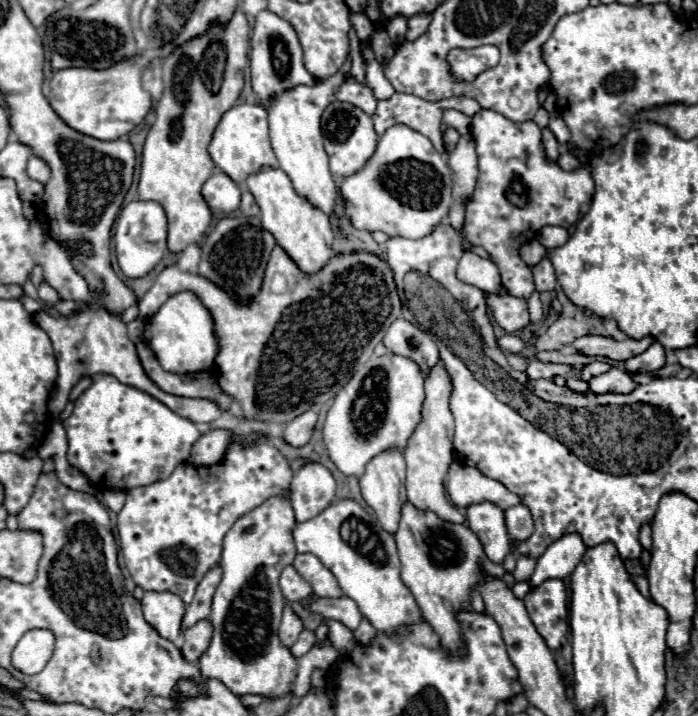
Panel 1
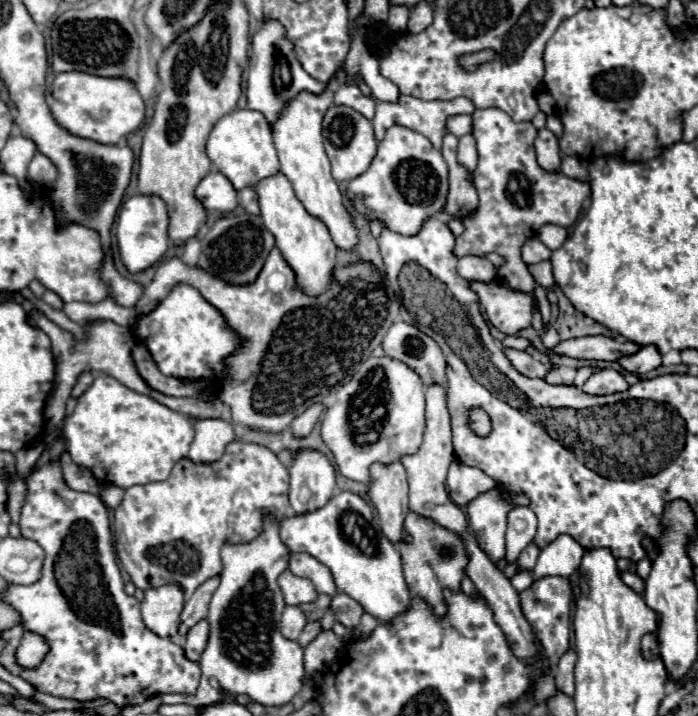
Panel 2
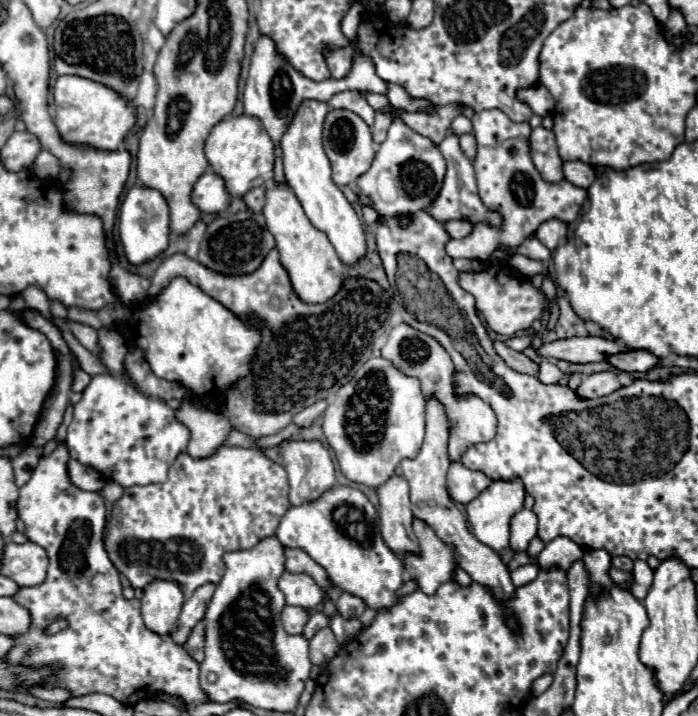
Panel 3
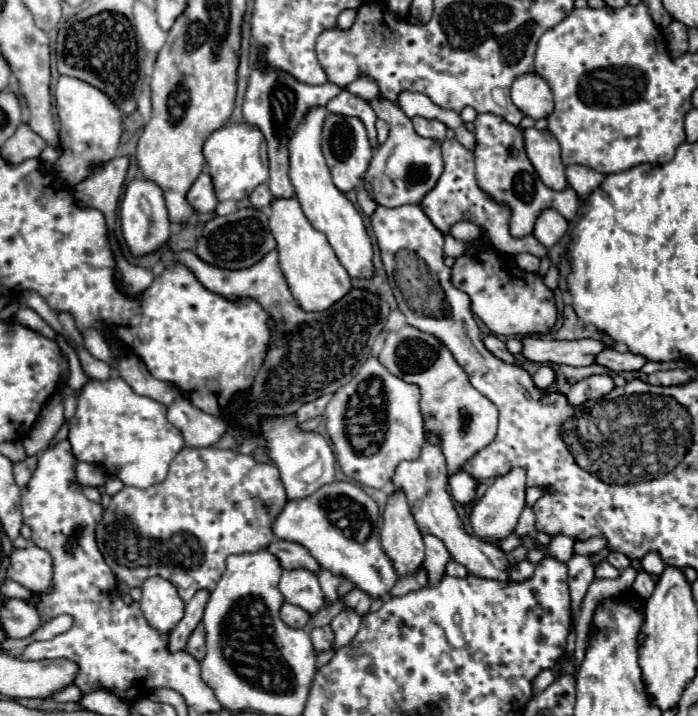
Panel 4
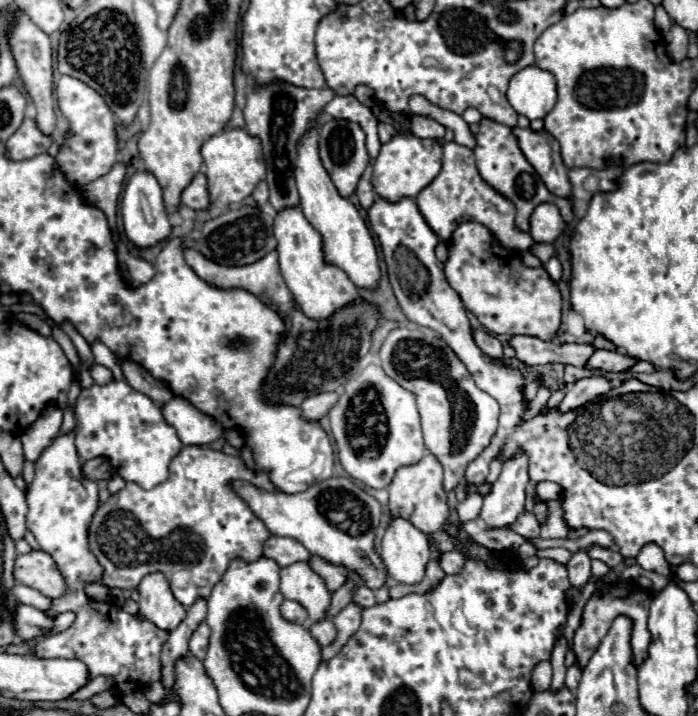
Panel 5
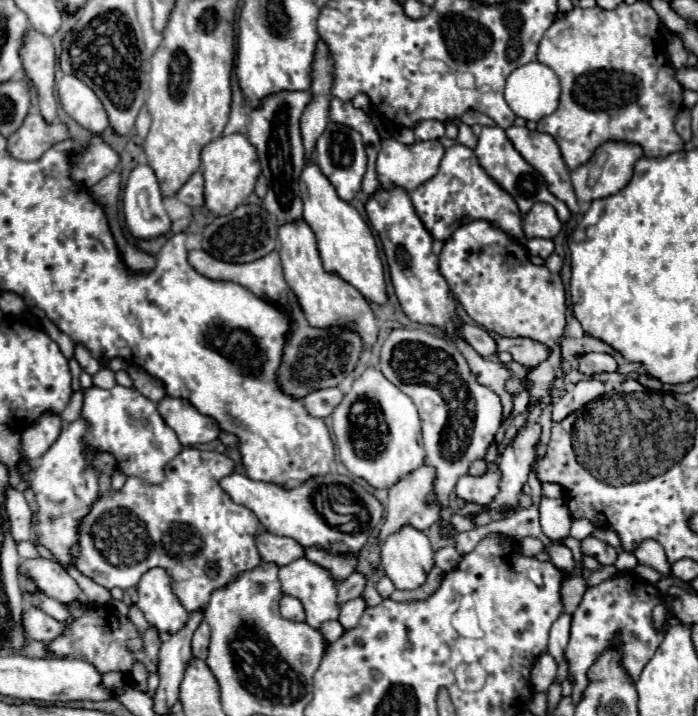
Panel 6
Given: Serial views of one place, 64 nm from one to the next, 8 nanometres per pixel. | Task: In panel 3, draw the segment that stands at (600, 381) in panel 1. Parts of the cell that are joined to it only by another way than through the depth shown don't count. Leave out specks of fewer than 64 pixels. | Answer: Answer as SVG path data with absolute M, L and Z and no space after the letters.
M598 372L584 376L576 392L580 398L602 398L616 392L618 388L622 388L622 384L618 382L618 376L614 372Z

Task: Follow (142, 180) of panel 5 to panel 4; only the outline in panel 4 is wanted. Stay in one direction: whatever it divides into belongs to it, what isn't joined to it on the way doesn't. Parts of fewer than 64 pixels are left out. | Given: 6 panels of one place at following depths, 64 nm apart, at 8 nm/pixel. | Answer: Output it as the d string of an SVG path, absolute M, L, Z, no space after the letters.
M136 178L134 182L128 184L122 204L120 204L120 220L122 220L124 240L126 240L132 256L136 256L136 258L152 254L168 242L170 220L168 220L164 196L162 196L162 190L156 184L152 184L150 180Z

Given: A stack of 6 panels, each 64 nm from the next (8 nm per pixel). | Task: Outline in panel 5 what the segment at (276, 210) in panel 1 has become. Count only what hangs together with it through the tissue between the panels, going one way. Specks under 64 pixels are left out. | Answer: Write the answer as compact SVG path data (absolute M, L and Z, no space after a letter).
M300 206L294 208L282 208L274 218L274 236L278 240L278 256L280 256L280 270L286 280L286 286L290 288L296 304L306 316L312 316L314 320L328 318L334 310L350 304L358 298L356 286L346 276L344 270L340 270L334 264L328 264L324 260L322 250L322 236L318 230L314 230L308 220L302 214Z

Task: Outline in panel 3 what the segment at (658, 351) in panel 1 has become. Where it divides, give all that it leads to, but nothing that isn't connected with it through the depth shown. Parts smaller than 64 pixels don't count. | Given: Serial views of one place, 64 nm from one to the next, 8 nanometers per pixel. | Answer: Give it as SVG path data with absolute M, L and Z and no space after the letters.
M630 350L620 356L608 356L608 362L624 372L648 372L660 362L660 358L648 350Z

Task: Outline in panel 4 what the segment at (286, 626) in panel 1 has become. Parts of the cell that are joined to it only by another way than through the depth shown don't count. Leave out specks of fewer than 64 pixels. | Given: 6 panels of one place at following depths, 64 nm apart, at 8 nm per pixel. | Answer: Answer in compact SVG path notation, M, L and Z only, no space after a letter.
M284 604L280 616L282 616L284 624L290 628L304 628L310 620L308 612L304 612L300 606L292 606L292 604Z

